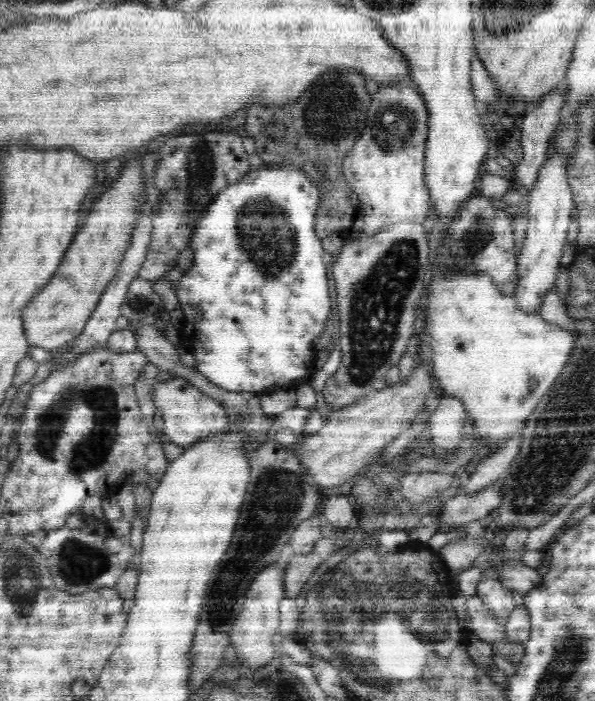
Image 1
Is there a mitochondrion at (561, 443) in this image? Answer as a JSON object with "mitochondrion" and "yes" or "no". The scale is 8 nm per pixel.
{"mitochondrion":"yes"}

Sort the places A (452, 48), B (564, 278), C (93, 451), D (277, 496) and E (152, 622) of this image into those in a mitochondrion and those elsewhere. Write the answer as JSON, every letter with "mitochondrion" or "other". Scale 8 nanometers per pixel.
{"A":"other","B":"other","C":"mitochondrion","D":"mitochondrion","E":"other"}

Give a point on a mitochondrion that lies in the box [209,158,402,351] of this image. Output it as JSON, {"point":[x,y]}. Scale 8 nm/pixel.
{"point":[263,234]}

